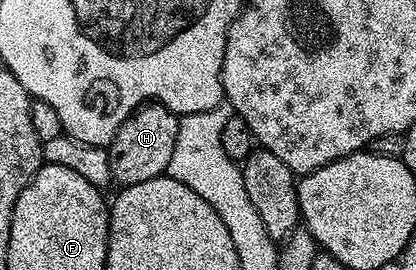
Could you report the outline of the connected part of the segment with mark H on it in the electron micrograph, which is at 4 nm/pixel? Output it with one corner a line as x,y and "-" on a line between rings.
149,102
132,112
123,126
119,126
115,138
108,145
114,181
124,186
166,175
171,154
175,151
175,134
179,134
179,116
165,104

